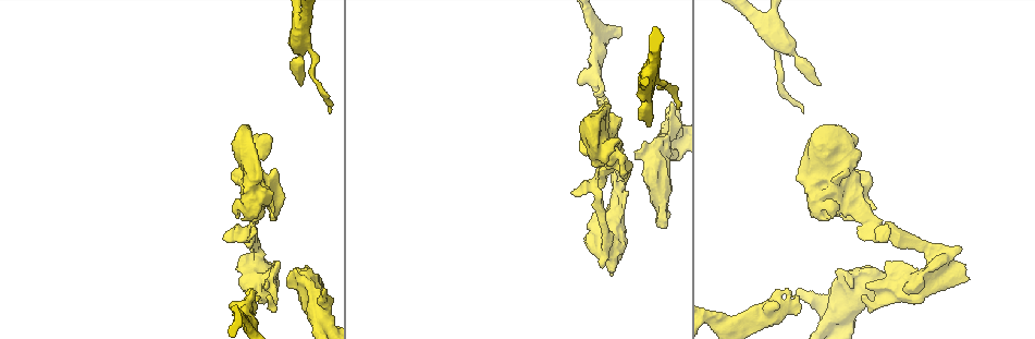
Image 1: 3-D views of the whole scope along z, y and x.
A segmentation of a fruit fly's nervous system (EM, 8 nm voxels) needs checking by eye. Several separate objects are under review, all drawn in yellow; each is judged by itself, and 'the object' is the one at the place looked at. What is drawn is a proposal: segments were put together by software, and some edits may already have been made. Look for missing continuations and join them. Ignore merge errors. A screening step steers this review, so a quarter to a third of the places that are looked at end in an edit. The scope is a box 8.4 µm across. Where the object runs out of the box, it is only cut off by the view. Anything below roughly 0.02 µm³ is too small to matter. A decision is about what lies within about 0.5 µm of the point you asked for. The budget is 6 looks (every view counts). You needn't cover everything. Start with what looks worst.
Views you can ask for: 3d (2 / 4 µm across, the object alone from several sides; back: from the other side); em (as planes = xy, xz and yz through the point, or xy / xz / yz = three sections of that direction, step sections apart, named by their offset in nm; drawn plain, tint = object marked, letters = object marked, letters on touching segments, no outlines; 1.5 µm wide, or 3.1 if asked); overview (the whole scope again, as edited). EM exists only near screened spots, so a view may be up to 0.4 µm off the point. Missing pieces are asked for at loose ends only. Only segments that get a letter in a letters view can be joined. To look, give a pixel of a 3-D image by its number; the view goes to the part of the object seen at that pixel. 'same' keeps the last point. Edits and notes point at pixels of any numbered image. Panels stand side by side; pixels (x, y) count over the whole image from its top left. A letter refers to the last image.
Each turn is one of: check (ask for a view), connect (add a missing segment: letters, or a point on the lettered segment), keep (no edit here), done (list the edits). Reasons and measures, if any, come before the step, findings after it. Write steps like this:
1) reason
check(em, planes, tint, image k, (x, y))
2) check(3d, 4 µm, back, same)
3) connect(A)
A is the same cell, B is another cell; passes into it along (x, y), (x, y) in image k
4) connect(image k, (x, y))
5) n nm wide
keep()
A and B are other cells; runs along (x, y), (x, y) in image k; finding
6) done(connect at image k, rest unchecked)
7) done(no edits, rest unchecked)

free end
check(3d, 2 µm, image 1, (821, 84))

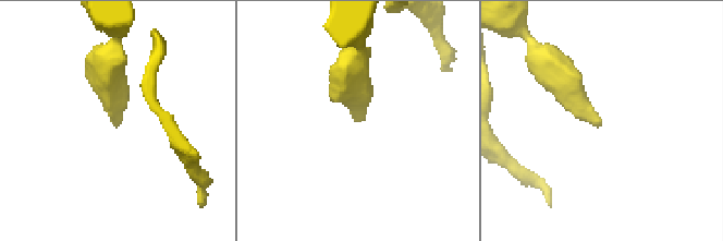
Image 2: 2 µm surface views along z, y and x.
check(em, xz, step 4, tint, image 2, (362, 116))

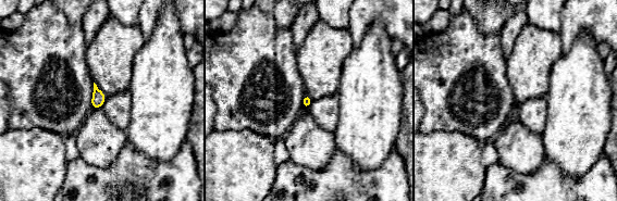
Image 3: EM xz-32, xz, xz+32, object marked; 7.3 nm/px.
check(em, xz, step 4, letters, same)

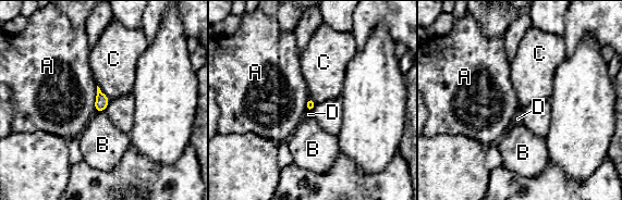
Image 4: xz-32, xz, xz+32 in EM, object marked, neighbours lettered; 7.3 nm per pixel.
keep()
A, B, C and D are other cells; border along (104, 110), (96, 112) in image 4; no lettered segment goes on from it

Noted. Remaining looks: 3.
branch stops here
check(3d, 4 µm, image 1, (666, 228))

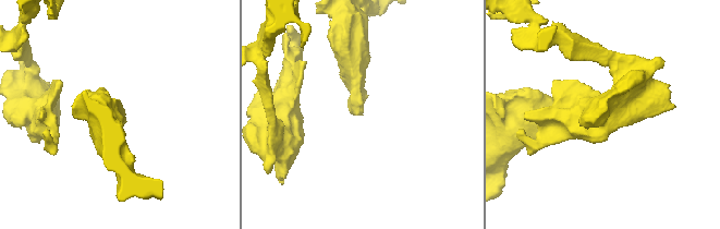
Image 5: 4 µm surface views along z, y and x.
need the tissue
check(em, planes, letters, image 5, (358, 115))

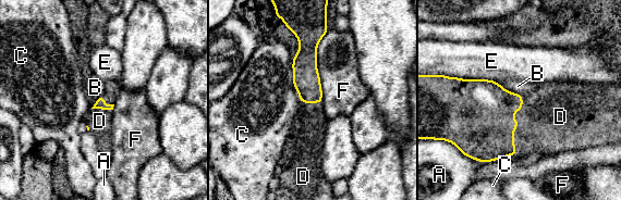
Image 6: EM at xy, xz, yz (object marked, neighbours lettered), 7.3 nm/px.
connect(D)
D is the same cell, A, B, C, E and F are other cells; passes into it along (485, 126), (519, 125), (551, 121) in image 6; it goes on there

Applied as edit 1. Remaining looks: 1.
done(connect at image 6, rest unchecked)

